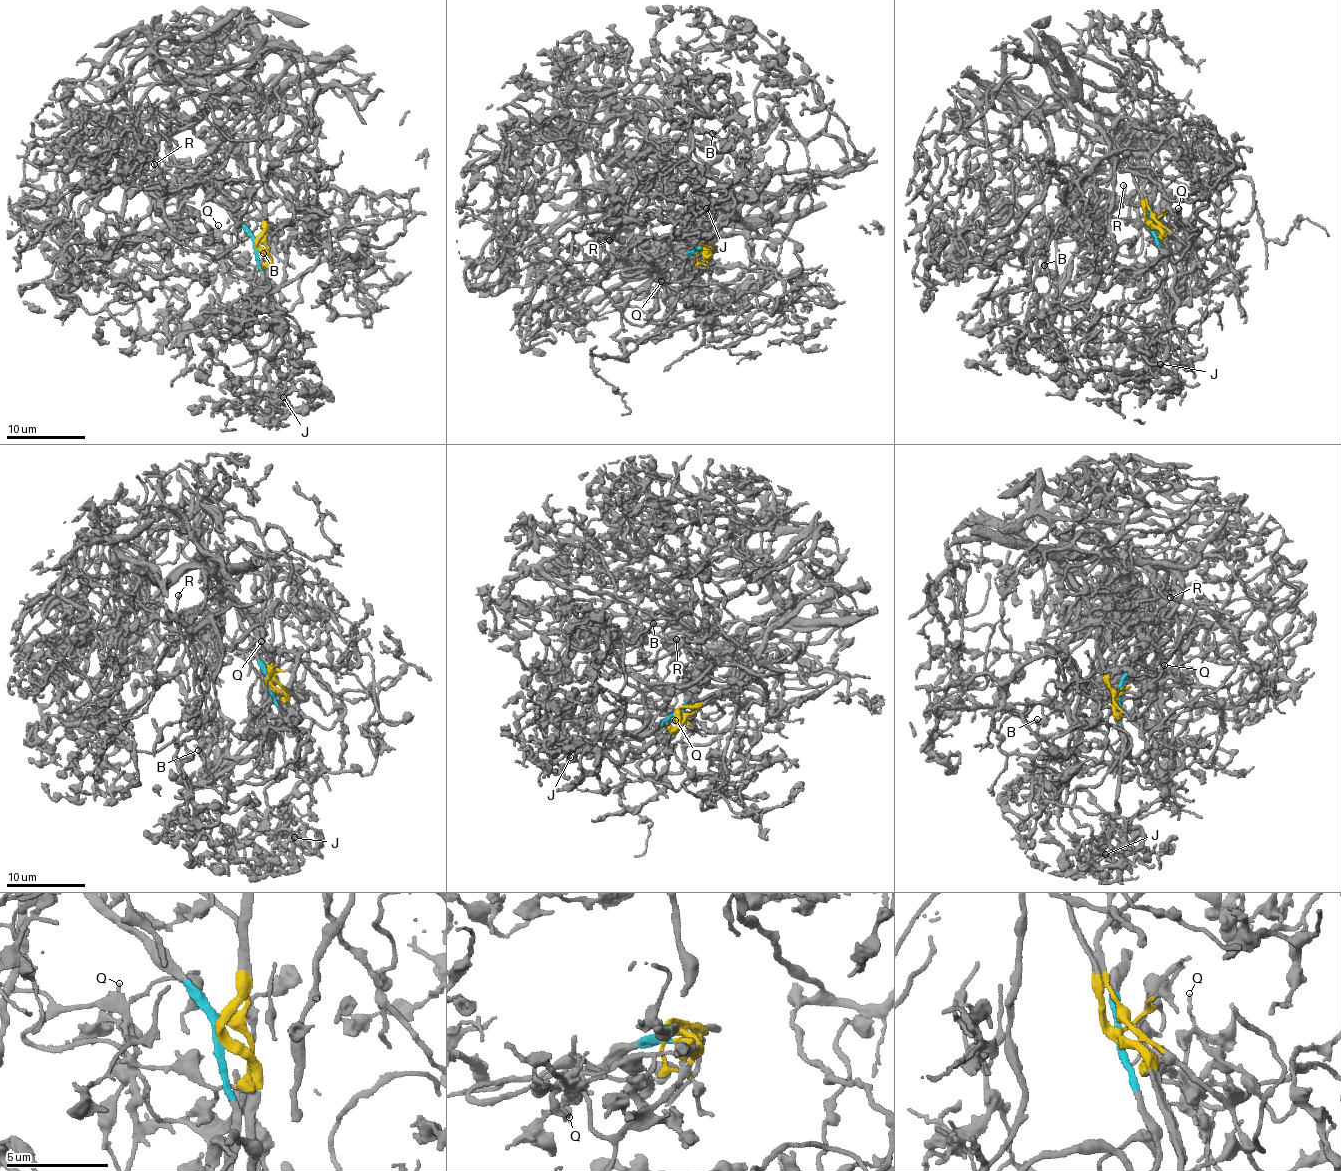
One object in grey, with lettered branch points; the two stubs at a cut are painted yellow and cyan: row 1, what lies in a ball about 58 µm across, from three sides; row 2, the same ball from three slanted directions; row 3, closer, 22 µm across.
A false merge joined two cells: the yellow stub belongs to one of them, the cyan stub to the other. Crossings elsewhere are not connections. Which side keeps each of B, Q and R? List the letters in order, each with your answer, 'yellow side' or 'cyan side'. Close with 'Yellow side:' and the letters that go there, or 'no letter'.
B: cyan side
Q: yellow side
R: yellow side
Yellow side: Q, R

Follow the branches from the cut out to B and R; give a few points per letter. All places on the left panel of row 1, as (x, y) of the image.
B: (256, 245), (261, 304), (268, 292), (263, 283), (251, 294), (248, 289), (247, 295), (270, 287), (262, 253)
R: (256, 245), (264, 204), (235, 180), (228, 180), (212, 195), (187, 172), (155, 182), (155, 163)

